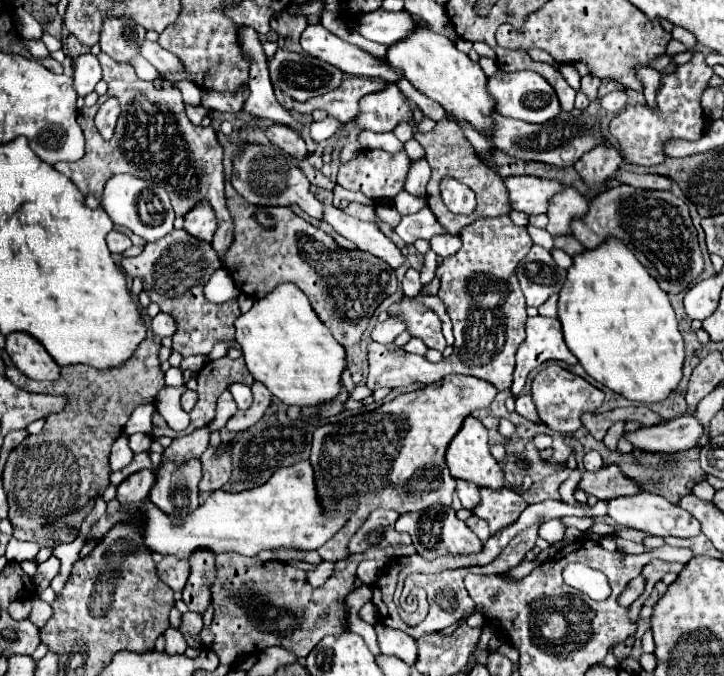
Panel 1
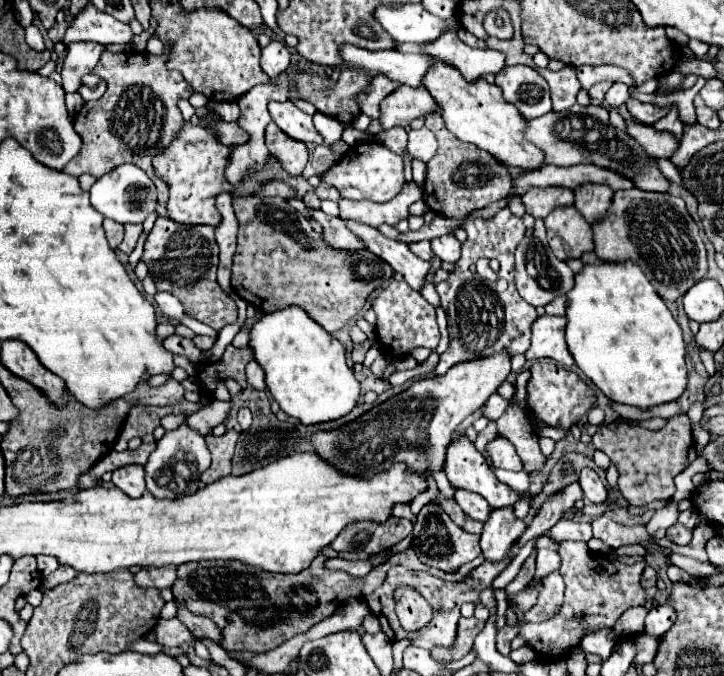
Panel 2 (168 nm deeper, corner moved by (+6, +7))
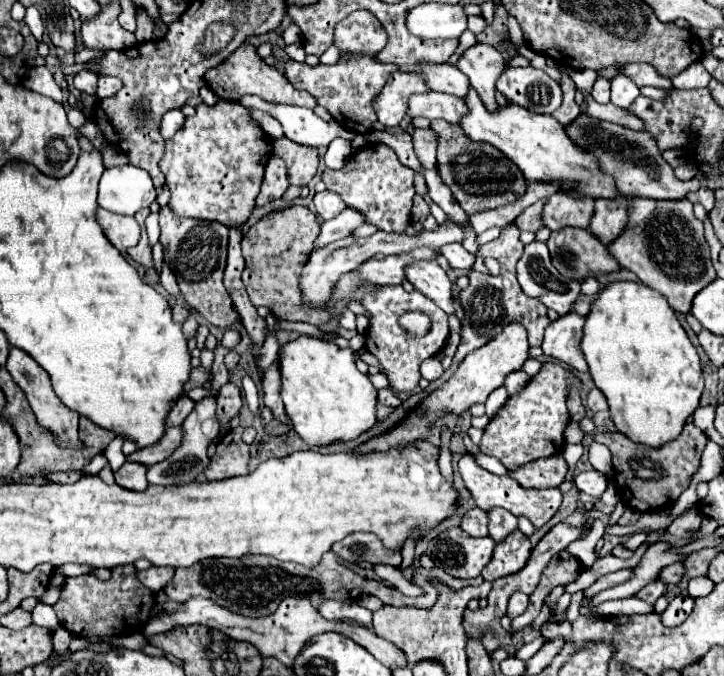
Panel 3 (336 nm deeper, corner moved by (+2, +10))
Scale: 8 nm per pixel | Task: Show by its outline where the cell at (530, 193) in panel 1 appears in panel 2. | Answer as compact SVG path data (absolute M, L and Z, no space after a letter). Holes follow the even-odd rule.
M534 188L528 196L522 198L526 212L534 218L544 220L558 206L572 206L574 192L570 188Z

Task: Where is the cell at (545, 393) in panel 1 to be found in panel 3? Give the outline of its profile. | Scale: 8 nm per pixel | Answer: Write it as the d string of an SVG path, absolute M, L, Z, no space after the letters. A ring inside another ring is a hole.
M542 363L542 369L528 381L524 391L510 397L486 425L480 451L500 459L508 471L514 471L538 457L560 453L564 445L562 433L570 421L566 397L572 389L582 389L582 381L572 371L562 369L558 363Z

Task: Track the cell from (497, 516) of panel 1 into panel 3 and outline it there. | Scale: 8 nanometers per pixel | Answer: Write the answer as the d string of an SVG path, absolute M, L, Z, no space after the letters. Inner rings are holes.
M516 529L516 533L510 533L504 541L500 541L500 545L494 547L492 561L484 567L482 577L488 581L494 581L498 577L520 571L530 551L532 551L530 539L520 529Z

